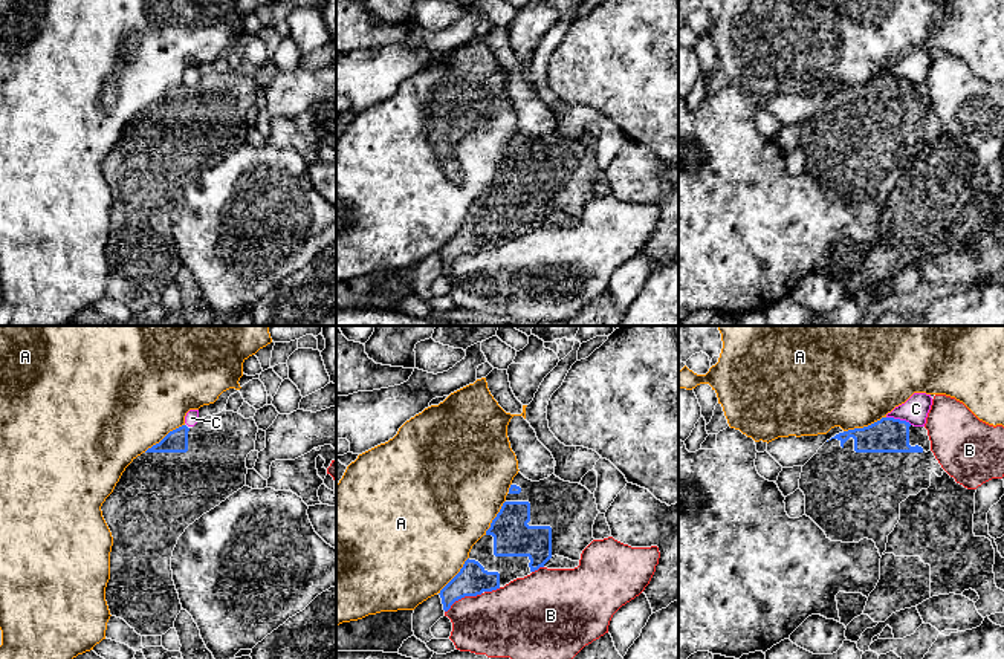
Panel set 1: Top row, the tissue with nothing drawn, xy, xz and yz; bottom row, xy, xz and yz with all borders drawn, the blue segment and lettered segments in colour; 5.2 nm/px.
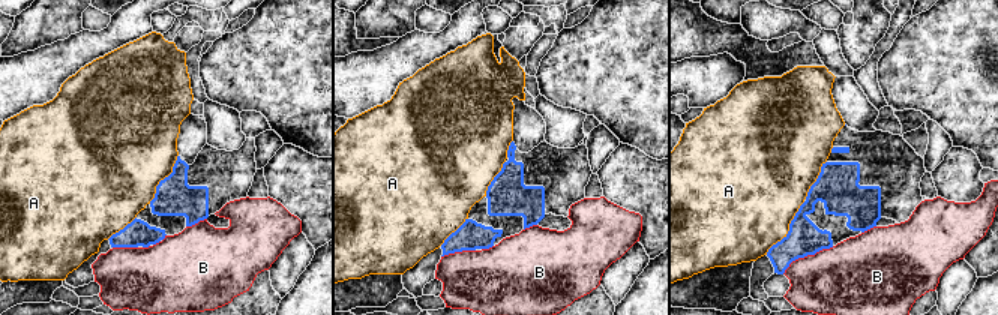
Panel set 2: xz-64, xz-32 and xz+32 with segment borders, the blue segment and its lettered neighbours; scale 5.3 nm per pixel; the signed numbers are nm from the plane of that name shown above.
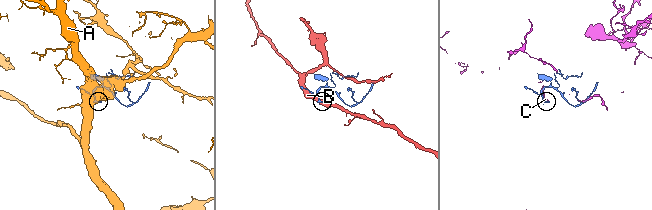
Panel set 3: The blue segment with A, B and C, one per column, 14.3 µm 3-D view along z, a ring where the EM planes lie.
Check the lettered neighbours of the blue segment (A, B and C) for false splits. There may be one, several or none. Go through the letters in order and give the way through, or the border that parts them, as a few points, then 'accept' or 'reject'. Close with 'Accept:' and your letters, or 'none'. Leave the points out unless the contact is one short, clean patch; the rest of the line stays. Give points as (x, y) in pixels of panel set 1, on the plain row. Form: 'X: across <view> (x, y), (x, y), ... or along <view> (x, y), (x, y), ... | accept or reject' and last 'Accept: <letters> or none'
A: reject
B: reject
C: reject
Accept: none

